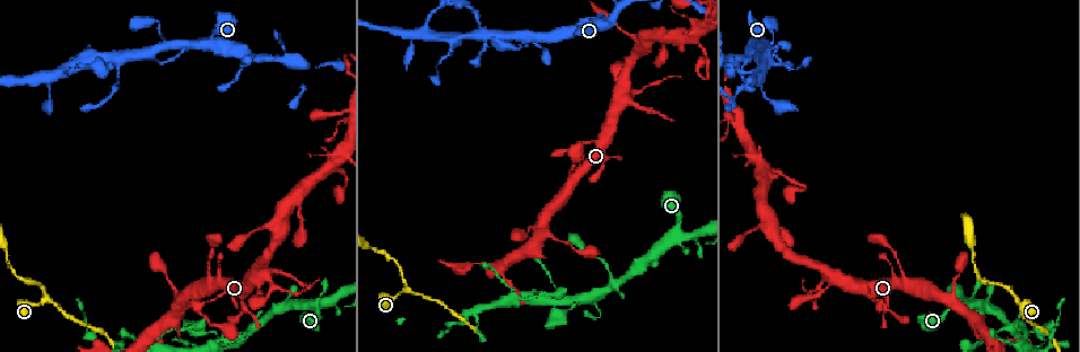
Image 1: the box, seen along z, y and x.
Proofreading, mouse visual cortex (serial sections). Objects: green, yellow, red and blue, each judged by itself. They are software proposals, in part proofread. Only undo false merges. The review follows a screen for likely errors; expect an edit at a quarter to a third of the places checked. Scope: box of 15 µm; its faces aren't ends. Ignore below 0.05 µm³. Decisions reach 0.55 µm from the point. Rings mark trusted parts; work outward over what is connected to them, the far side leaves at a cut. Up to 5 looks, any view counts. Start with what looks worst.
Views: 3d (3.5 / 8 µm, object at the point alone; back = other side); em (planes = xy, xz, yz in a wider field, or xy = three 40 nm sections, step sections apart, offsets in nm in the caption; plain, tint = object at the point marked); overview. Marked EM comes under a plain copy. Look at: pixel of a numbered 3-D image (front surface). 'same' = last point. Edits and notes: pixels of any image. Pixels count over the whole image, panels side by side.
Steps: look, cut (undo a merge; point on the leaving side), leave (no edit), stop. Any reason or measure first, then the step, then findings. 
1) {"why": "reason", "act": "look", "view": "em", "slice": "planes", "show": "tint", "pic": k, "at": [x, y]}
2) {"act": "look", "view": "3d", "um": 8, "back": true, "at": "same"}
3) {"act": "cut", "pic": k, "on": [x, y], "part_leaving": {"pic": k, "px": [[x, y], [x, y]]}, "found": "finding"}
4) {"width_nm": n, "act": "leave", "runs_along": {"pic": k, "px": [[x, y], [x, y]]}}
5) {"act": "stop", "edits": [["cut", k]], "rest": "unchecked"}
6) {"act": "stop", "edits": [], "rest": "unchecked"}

{"why": "three-way junction", "act": "look", "view": "3d", "um": 3.5, "pic": 1, "at": [1016, 299]}

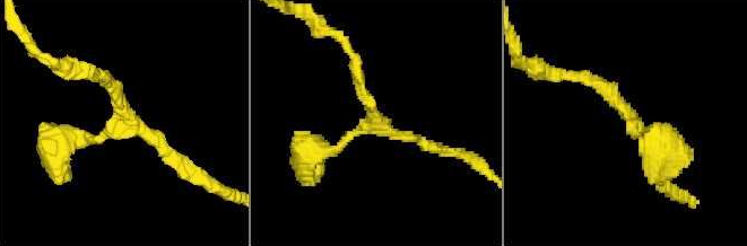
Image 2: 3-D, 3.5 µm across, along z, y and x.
{"arms": 3, "arm_widths_nm": [150, 150, 250], "act": "look", "view": "em", "slice": "xy", "step": 1, "show": "tint", "pic": 2, "at": [364, 125]}

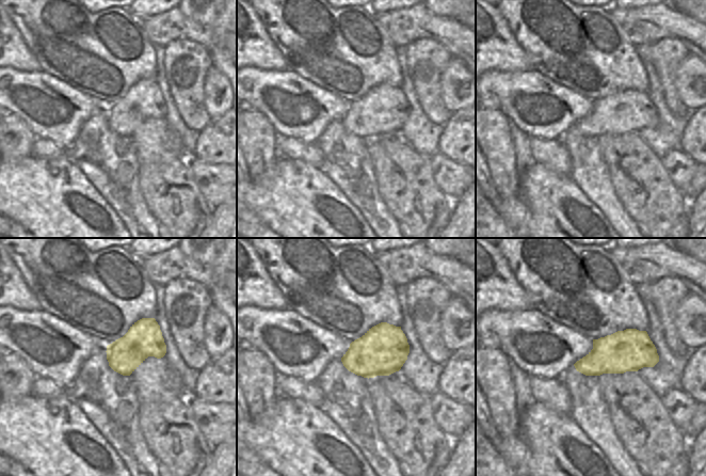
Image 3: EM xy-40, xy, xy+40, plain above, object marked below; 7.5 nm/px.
{"why": "another direction", "act": "look", "view": "em", "slice": "xy", "step": 2, "show": "tint", "at": "same"}

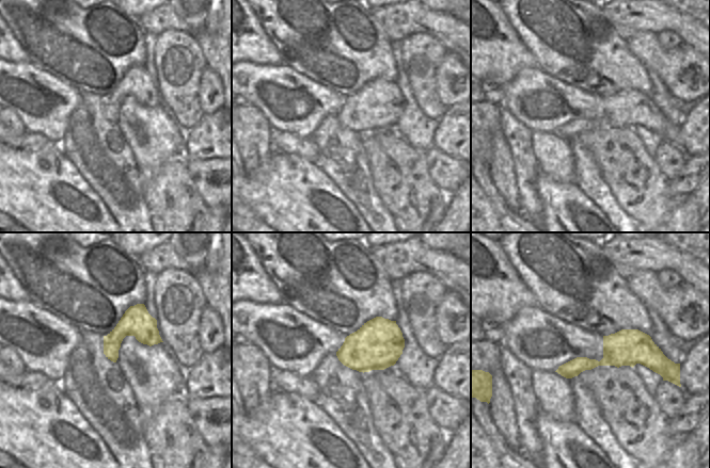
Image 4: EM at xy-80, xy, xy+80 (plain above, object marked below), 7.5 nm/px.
{"act": "leave", "found": "all the same cell"}

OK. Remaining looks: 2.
{"why": "three arms meet", "act": "look", "view": "3d", "um": 3.5, "pic": 1, "at": [121, 58]}

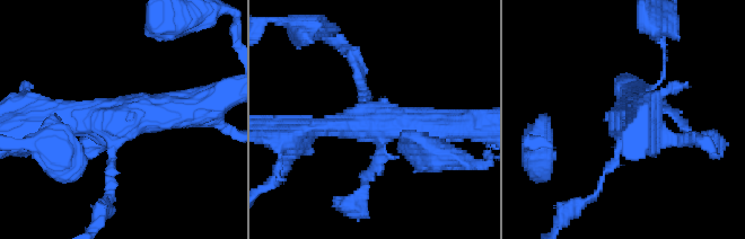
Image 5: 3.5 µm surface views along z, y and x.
{"act": "look", "view": "em", "slice": "xy", "step": 2, "show": "tint", "pic": 5, "at": [114, 122]}

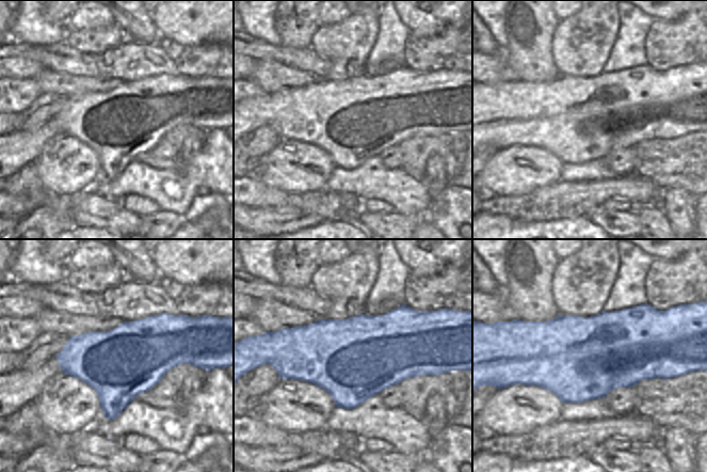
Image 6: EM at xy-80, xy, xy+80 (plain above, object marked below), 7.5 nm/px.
{"act": "leave", "runs_along": {"pic": 5, "px": [[190, 111], [41, 129]]}, "found": "one cell here"}

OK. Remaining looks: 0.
{"act": "stop", "edits": [], "rest": "unchecked"}

